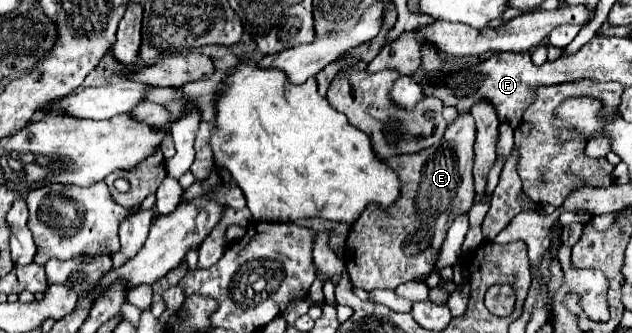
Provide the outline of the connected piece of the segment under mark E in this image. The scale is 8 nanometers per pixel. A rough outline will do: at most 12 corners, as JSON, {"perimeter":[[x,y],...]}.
{"perimeter":[[474,117],[390,159],[402,193],[346,237],[358,289],[430,273],[474,205]]}

